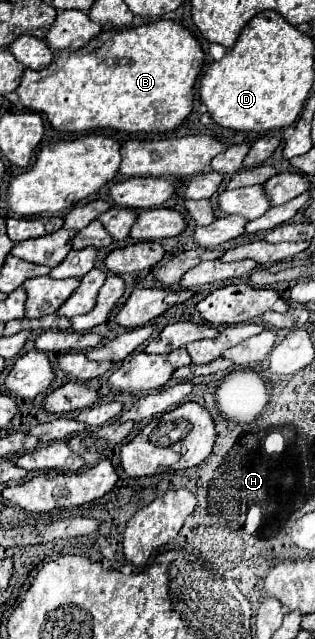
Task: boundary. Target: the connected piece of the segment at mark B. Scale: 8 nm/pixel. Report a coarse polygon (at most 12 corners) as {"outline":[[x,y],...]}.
{"outline":[[107,29],[25,69],[63,133],[165,133],[193,107],[199,41]]}

